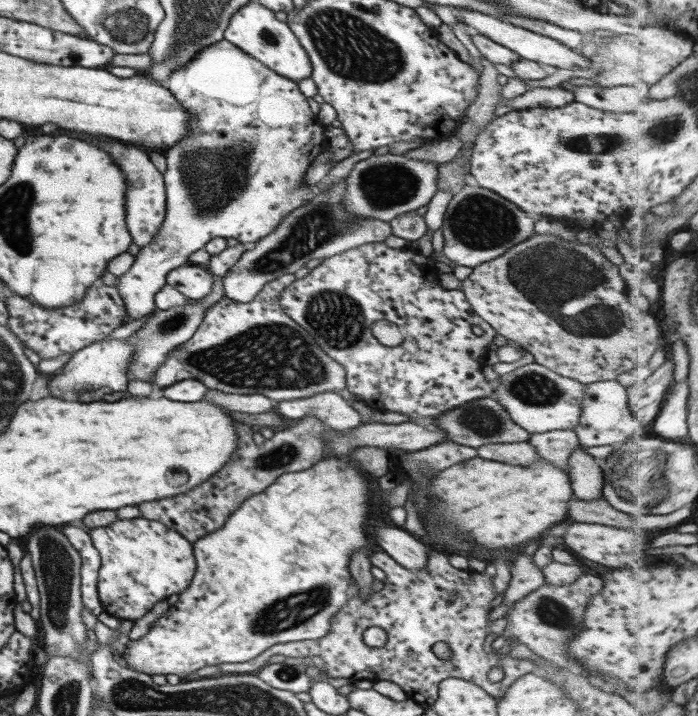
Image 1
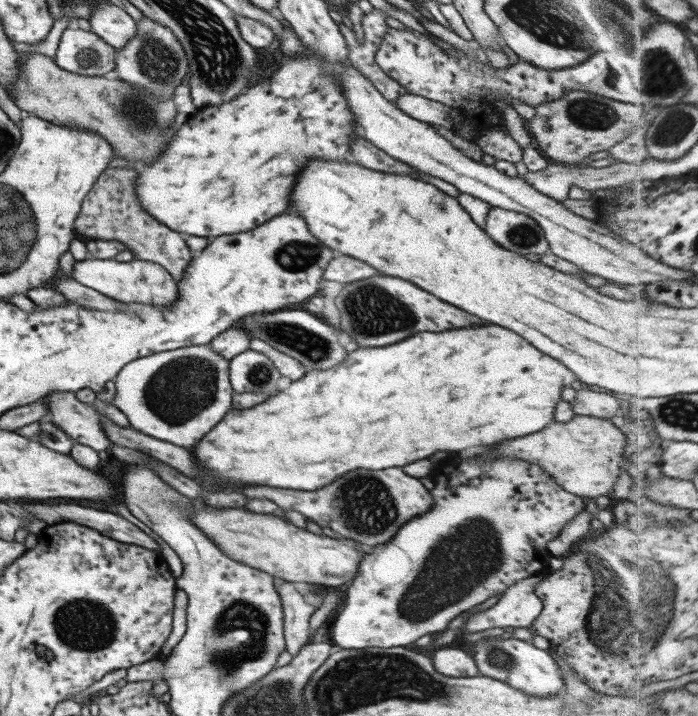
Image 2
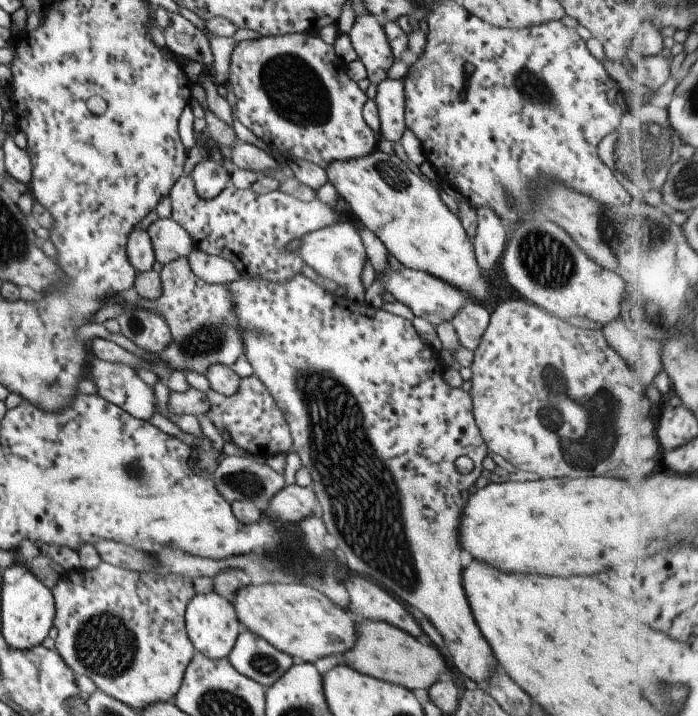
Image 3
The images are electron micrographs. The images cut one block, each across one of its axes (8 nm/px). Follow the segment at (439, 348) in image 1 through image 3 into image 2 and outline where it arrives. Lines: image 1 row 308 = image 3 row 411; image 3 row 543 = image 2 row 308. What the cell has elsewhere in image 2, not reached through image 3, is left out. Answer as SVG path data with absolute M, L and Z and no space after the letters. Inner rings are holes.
M374 276L346 283L335 298L340 312L341 332L346 332L358 348L370 346L390 346L416 332L444 332L454 328L484 326L476 316L430 296L426 290L414 286L409 280L398 280L392 276ZM376 300L376 306L374 306Z

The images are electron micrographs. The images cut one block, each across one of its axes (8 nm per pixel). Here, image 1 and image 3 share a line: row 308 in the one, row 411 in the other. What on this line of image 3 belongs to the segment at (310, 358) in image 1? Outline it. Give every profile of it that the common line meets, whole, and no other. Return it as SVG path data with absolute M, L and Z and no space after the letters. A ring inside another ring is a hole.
M254 373L241 378L238 390L230 396L212 388L206 391L206 396L209 399L209 411L205 415L221 435L230 435L232 442L242 450L265 459L276 454L288 454L293 450L293 438L285 414L270 394L269 388Z

